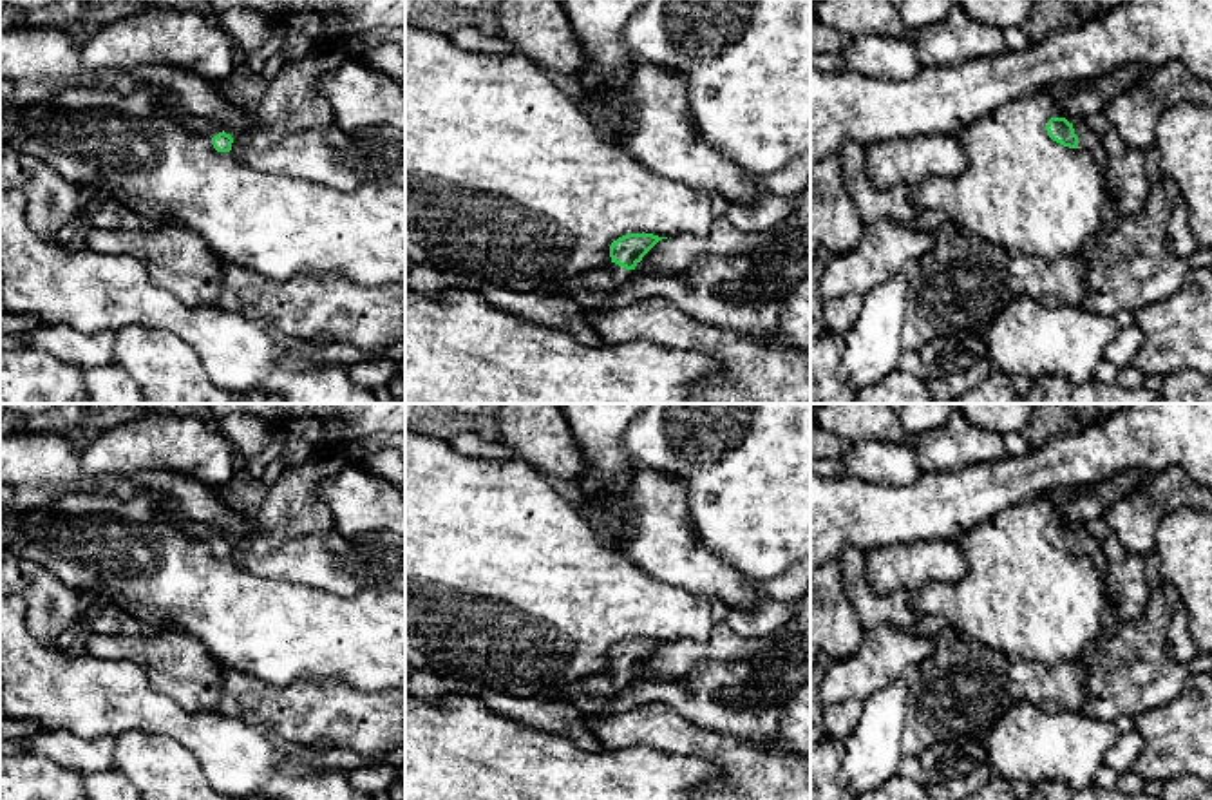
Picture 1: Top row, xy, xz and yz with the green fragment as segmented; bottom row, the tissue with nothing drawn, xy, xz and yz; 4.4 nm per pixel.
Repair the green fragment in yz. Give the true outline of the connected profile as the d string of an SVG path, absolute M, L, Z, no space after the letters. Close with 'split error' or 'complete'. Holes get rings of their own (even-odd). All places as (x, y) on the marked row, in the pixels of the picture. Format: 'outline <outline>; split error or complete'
outline M1051 118L1046 125L1049 138L1069 148L1087 150L1100 170L1107 170L1107 154L1100 141L1100 136L1093 132L1085 121L1069 123L1065 118Z; split error

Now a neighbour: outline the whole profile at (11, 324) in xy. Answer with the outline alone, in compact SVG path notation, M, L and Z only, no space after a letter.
M7 310L0 311L2 337L18 338L40 326L42 326L40 319L33 313L11 313Z

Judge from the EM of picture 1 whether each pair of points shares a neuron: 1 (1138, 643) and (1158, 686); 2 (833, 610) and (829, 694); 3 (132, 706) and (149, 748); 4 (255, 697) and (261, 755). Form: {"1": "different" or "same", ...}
{"1": "same", "2": "different", "3": "different", "4": "different"}

